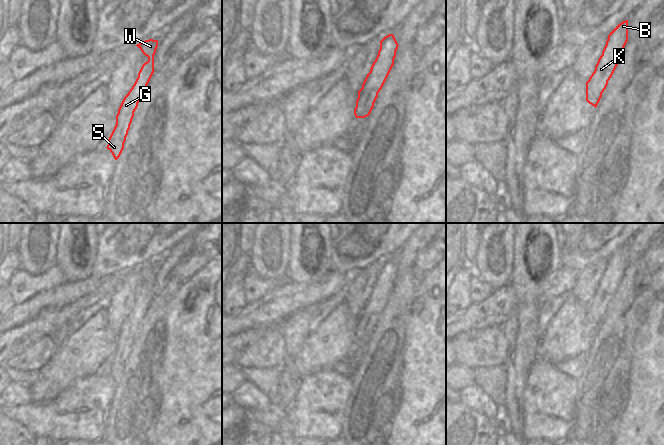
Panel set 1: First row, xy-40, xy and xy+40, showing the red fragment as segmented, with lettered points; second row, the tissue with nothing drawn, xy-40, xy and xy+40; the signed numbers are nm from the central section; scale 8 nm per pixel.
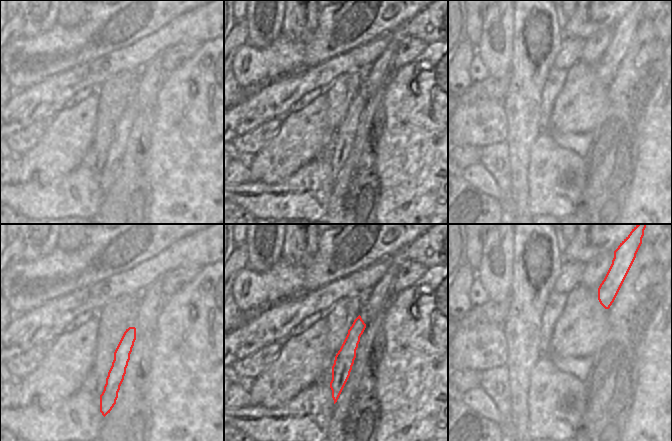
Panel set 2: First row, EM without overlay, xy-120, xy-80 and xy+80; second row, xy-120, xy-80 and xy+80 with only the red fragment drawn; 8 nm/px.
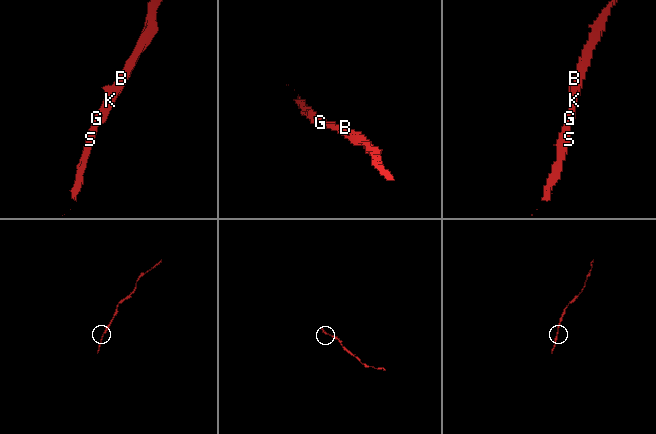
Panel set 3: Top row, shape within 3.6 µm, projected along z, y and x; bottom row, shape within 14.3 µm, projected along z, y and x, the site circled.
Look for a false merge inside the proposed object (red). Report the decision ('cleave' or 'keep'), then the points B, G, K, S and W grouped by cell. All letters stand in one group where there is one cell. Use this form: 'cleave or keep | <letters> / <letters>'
keep | B G K S W

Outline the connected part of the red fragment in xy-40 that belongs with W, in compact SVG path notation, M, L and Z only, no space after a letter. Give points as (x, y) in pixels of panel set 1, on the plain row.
M145 264L136 270L148 281L148 285L142 289L134 309L124 321L116 339L116 349L108 363L106 371L112 377L115 384L120 381L124 373L124 367L134 341L134 336L155 296L154 279L158 271L158 264Z

